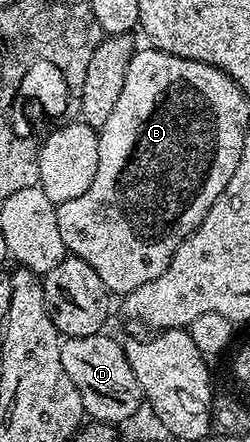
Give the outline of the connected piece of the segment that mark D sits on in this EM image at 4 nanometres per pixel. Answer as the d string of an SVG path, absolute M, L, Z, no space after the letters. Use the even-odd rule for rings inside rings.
M102 331L86 337L64 338L61 358L63 371L67 371L71 383L75 383L86 414L94 421L118 423L136 415L137 408L143 405L143 394L135 371L131 371L131 363L127 363L124 344L107 334Z

